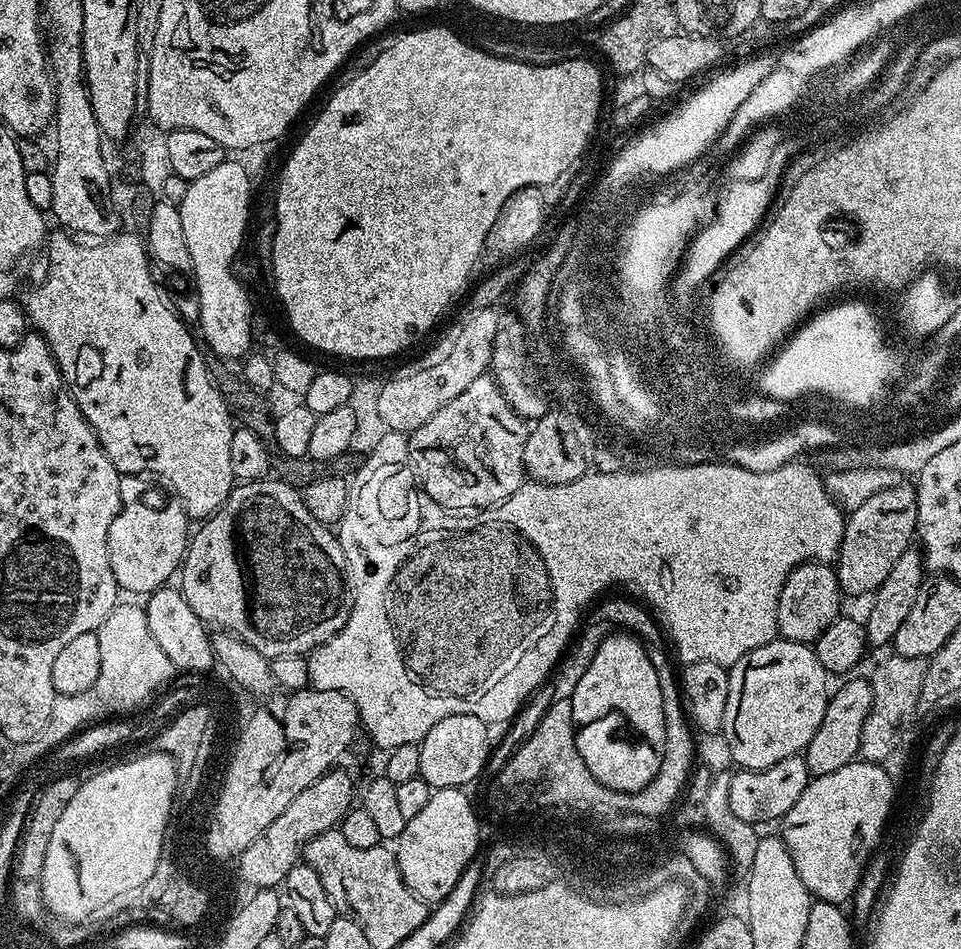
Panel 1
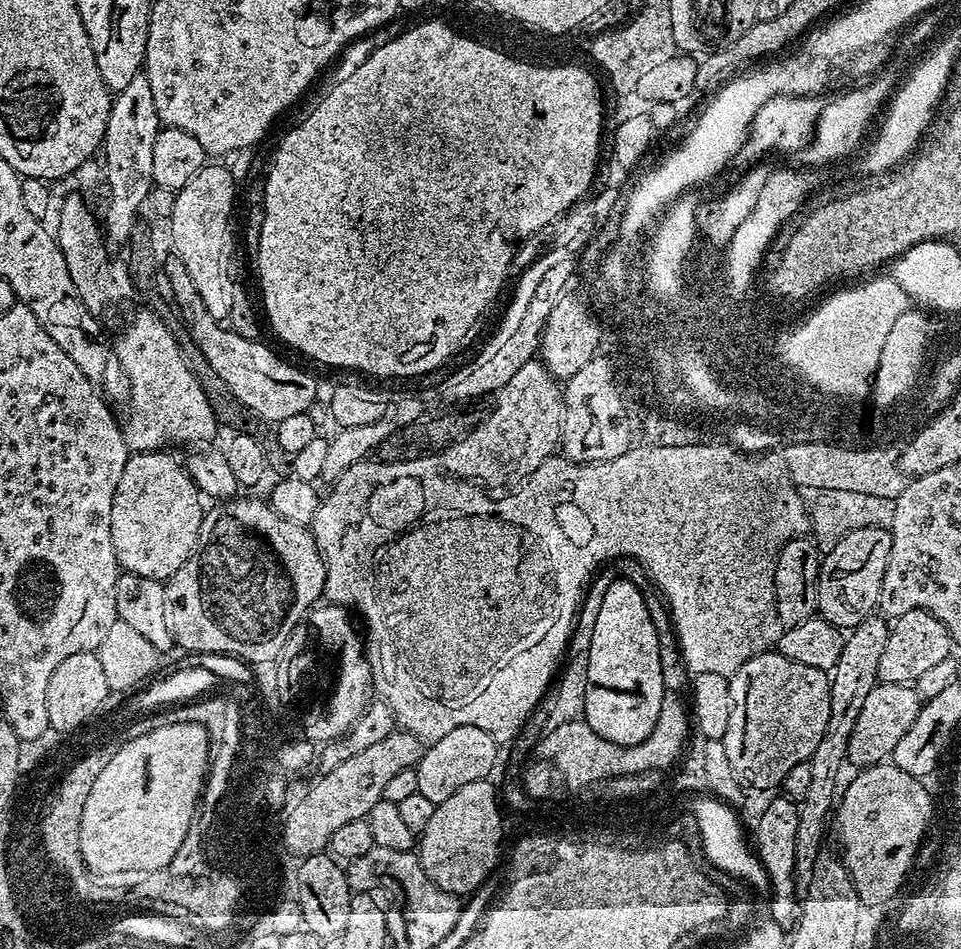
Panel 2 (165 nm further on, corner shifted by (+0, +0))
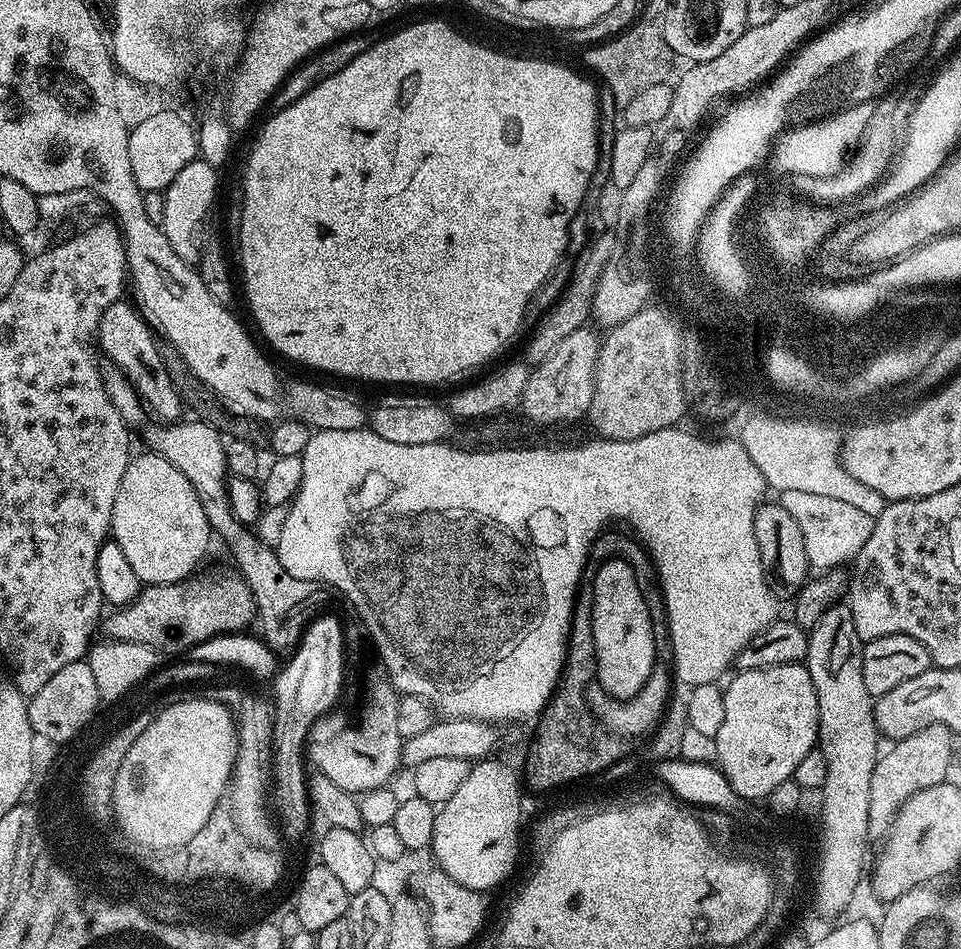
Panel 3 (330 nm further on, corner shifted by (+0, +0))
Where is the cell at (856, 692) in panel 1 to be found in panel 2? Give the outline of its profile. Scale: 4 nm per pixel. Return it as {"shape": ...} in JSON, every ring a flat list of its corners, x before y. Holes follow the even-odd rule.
{"shape":[[877,683,870,694,866,694,866,702,862,702,862,712,858,714,858,720,854,722,852,733,848,736,847,763,856,764,857,769,885,763,891,757,894,746,898,746,902,734,910,730,914,718,920,713,921,703,915,687]]}

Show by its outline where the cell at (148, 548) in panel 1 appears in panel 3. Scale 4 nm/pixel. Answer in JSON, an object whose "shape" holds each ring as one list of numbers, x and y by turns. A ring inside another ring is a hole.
{"shape":[[151,454,129,459,126,474,118,486,118,498,114,498,111,539,122,546,122,554,130,561,141,585,176,583,184,580,201,567,200,559,208,552,208,543,214,540,212,527,208,525,206,510,202,510,200,496,190,486,186,474,178,470,165,456]]}

